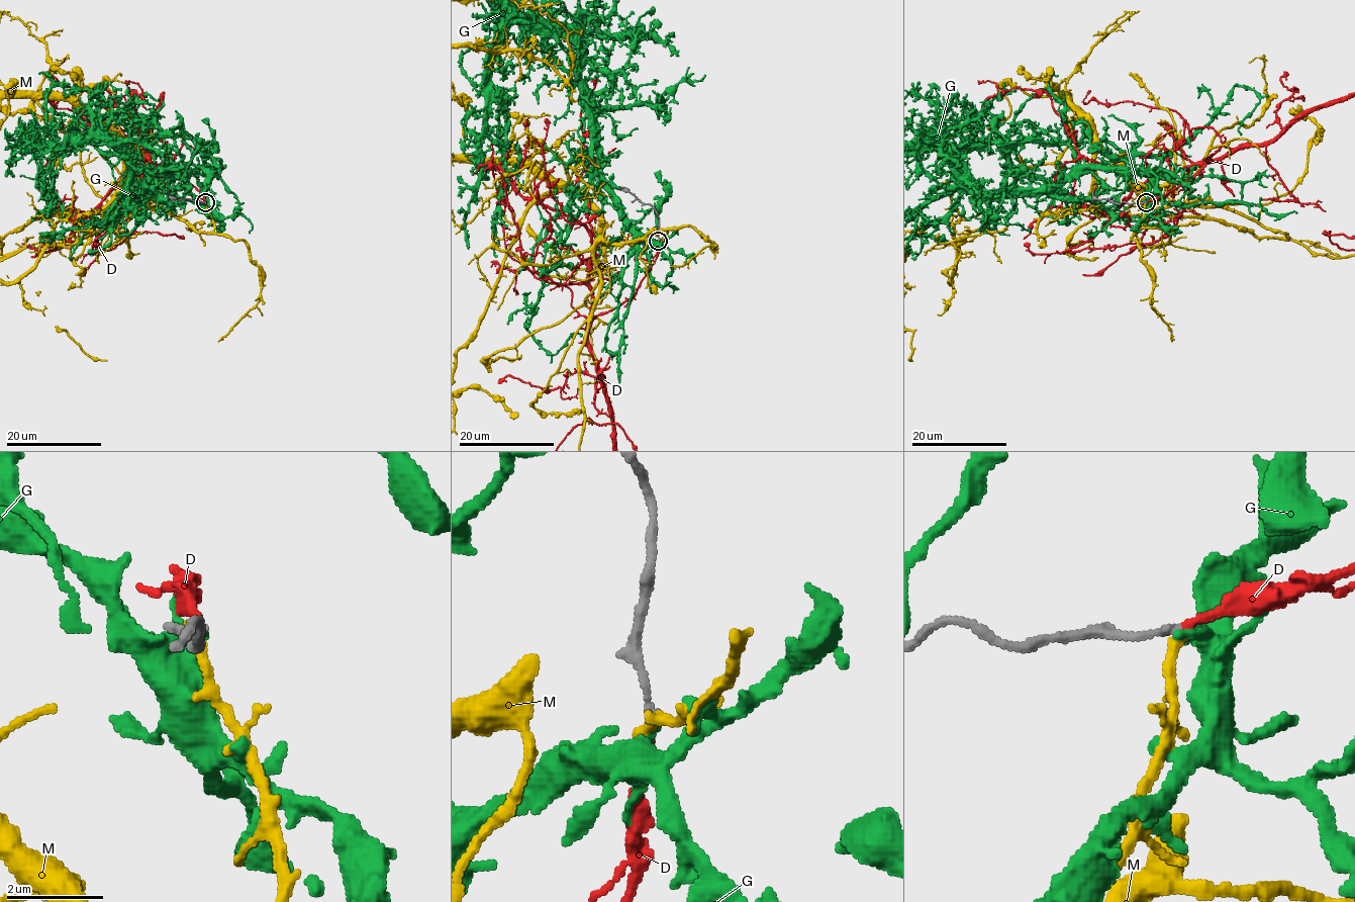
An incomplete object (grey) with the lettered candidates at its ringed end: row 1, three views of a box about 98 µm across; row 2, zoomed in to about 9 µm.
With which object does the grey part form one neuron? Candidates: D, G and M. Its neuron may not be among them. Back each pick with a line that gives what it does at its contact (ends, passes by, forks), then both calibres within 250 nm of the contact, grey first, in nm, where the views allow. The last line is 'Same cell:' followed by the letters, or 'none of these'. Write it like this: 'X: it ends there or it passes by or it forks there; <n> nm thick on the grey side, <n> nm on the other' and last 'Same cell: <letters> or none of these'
D: it ends there; 130 nm thick on the grey side, 160 nm on the other
Same cell: D

